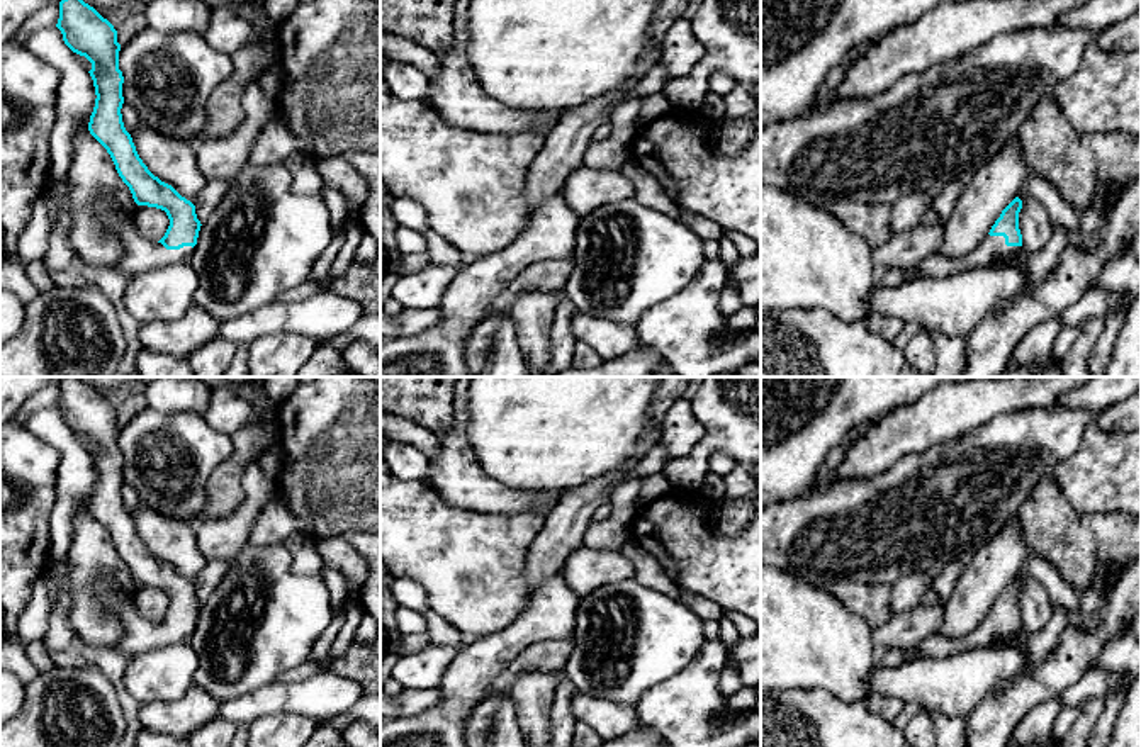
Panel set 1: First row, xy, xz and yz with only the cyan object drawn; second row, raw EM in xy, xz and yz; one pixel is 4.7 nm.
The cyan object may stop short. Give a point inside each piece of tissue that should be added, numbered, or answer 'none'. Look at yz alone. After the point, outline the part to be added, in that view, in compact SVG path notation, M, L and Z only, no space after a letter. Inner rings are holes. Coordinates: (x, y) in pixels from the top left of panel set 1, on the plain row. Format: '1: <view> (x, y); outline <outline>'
1: yz (994, 629); outline M988 615L981 625L963 638L947 638L941 633L934 633L924 638L915 650L920 657L946 659L966 650L990 647L993 642L1012 637L1020 630L1022 626L1007 626L1003 616Z

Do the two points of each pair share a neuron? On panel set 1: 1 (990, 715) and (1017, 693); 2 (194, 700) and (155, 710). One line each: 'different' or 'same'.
1: same
2: same

